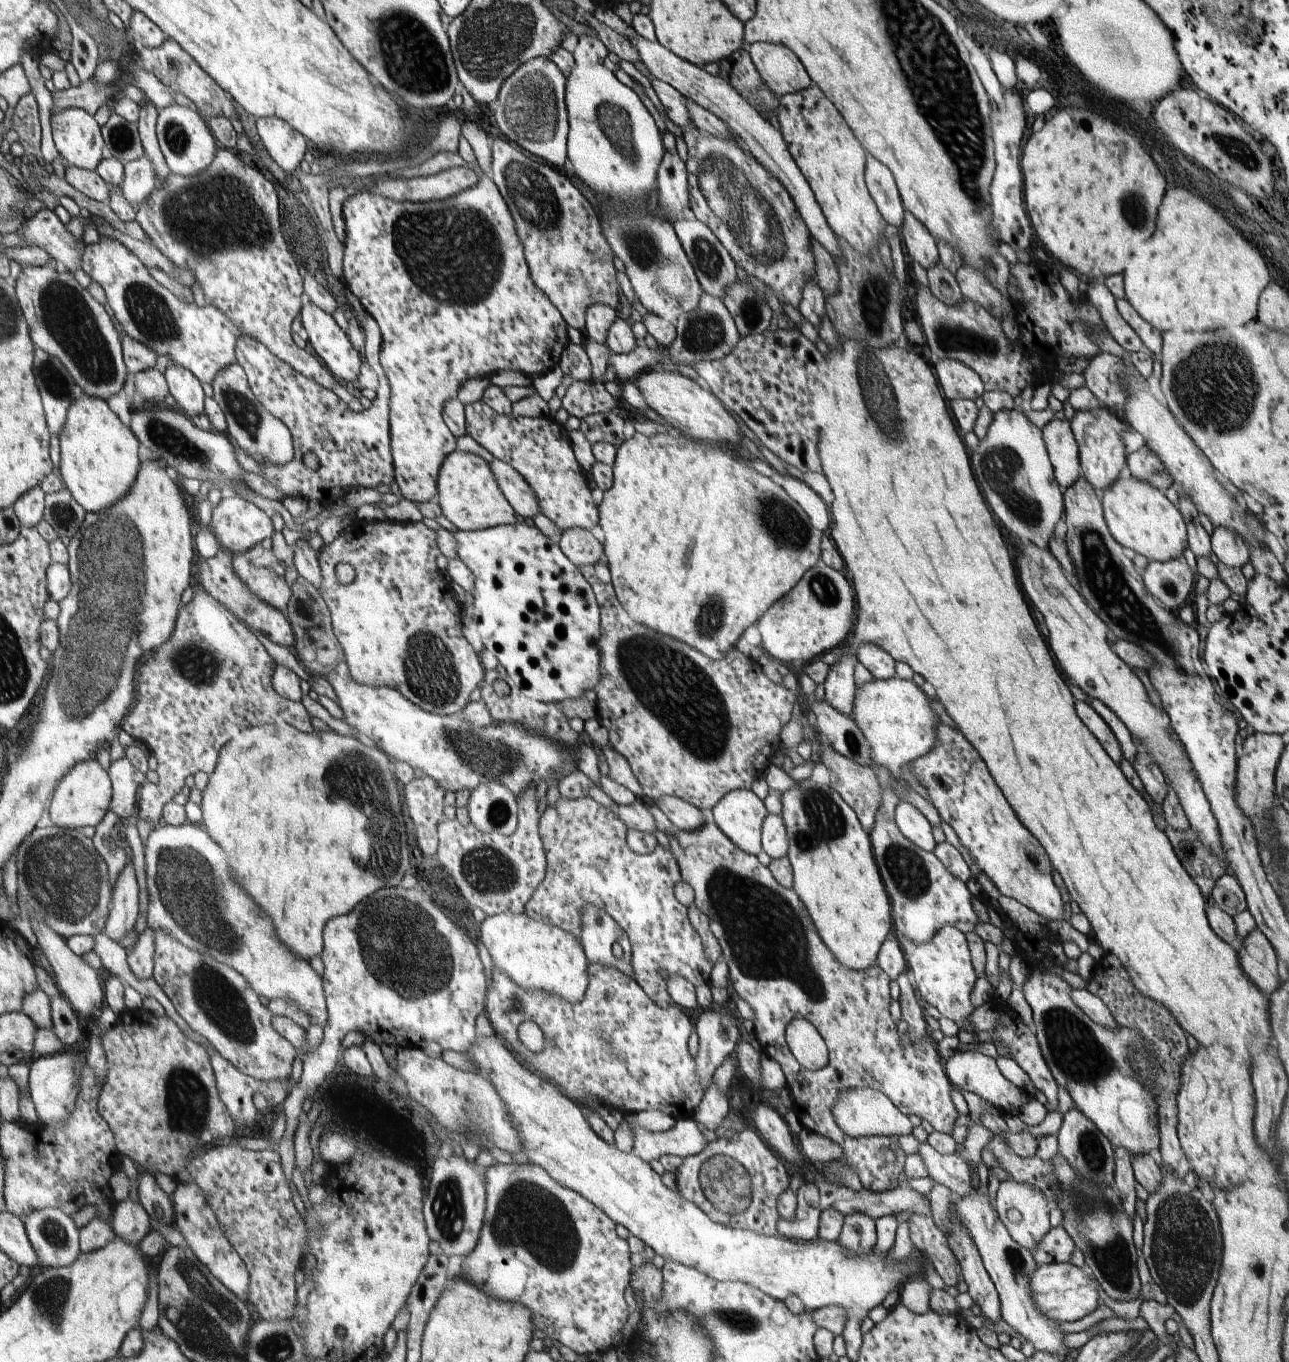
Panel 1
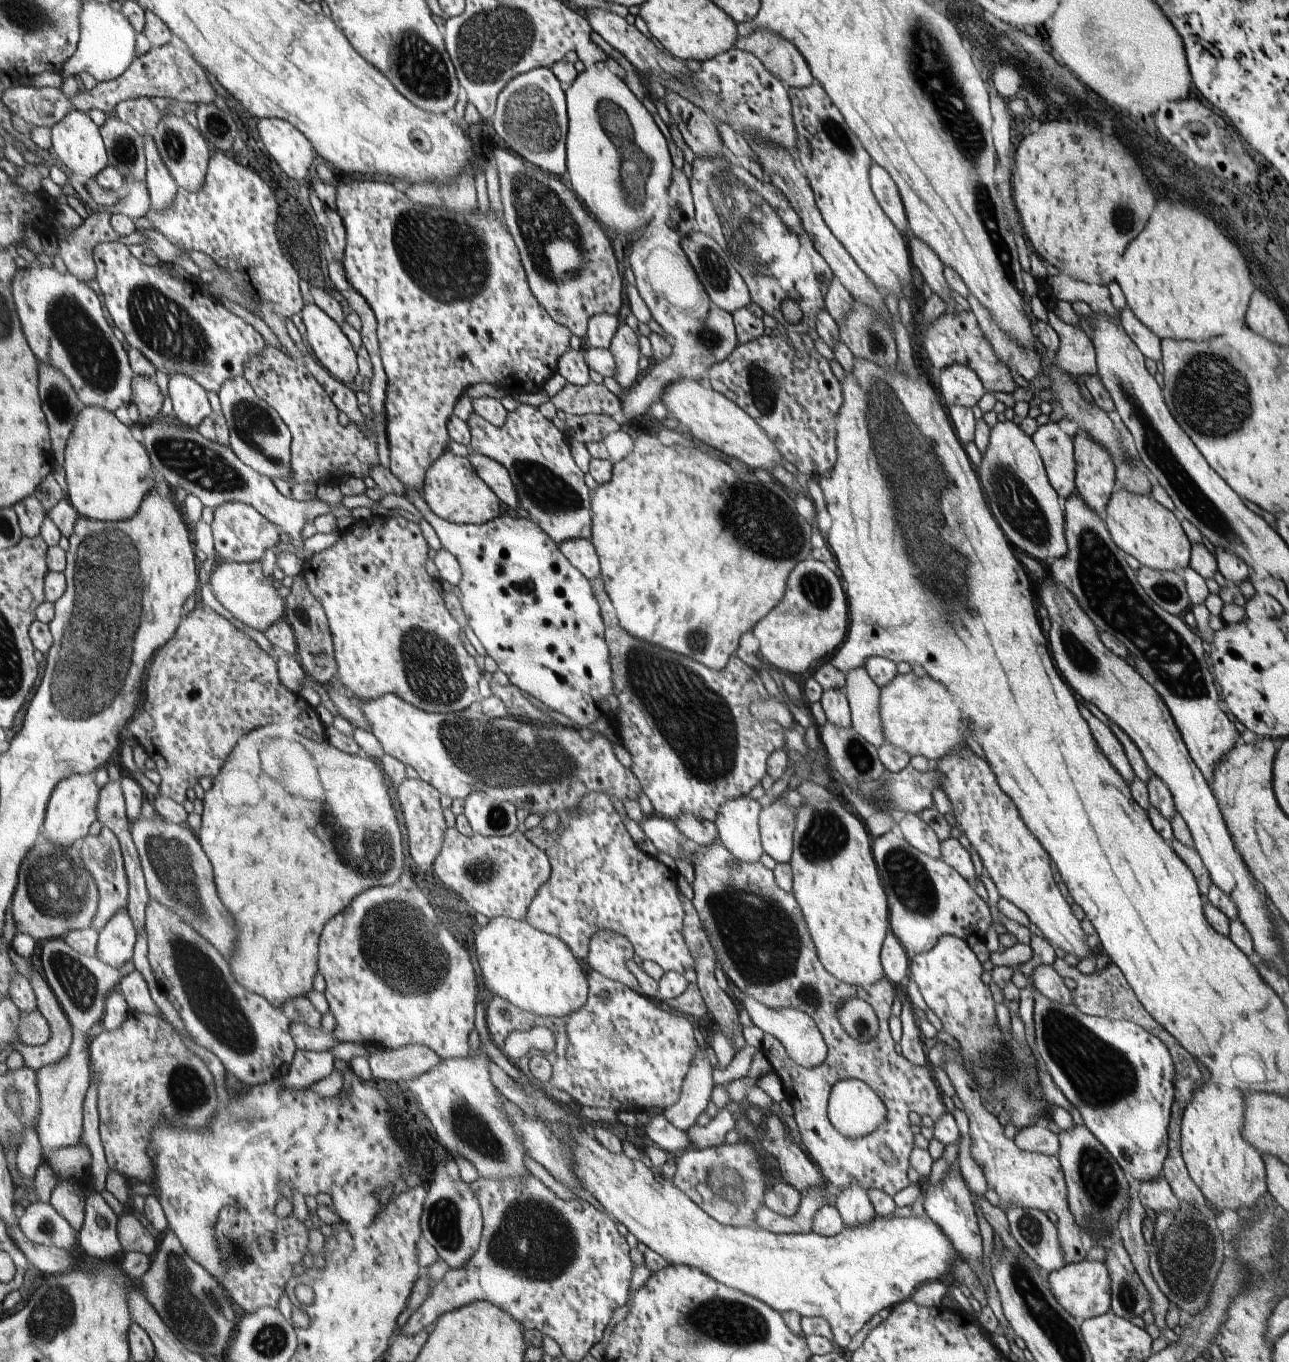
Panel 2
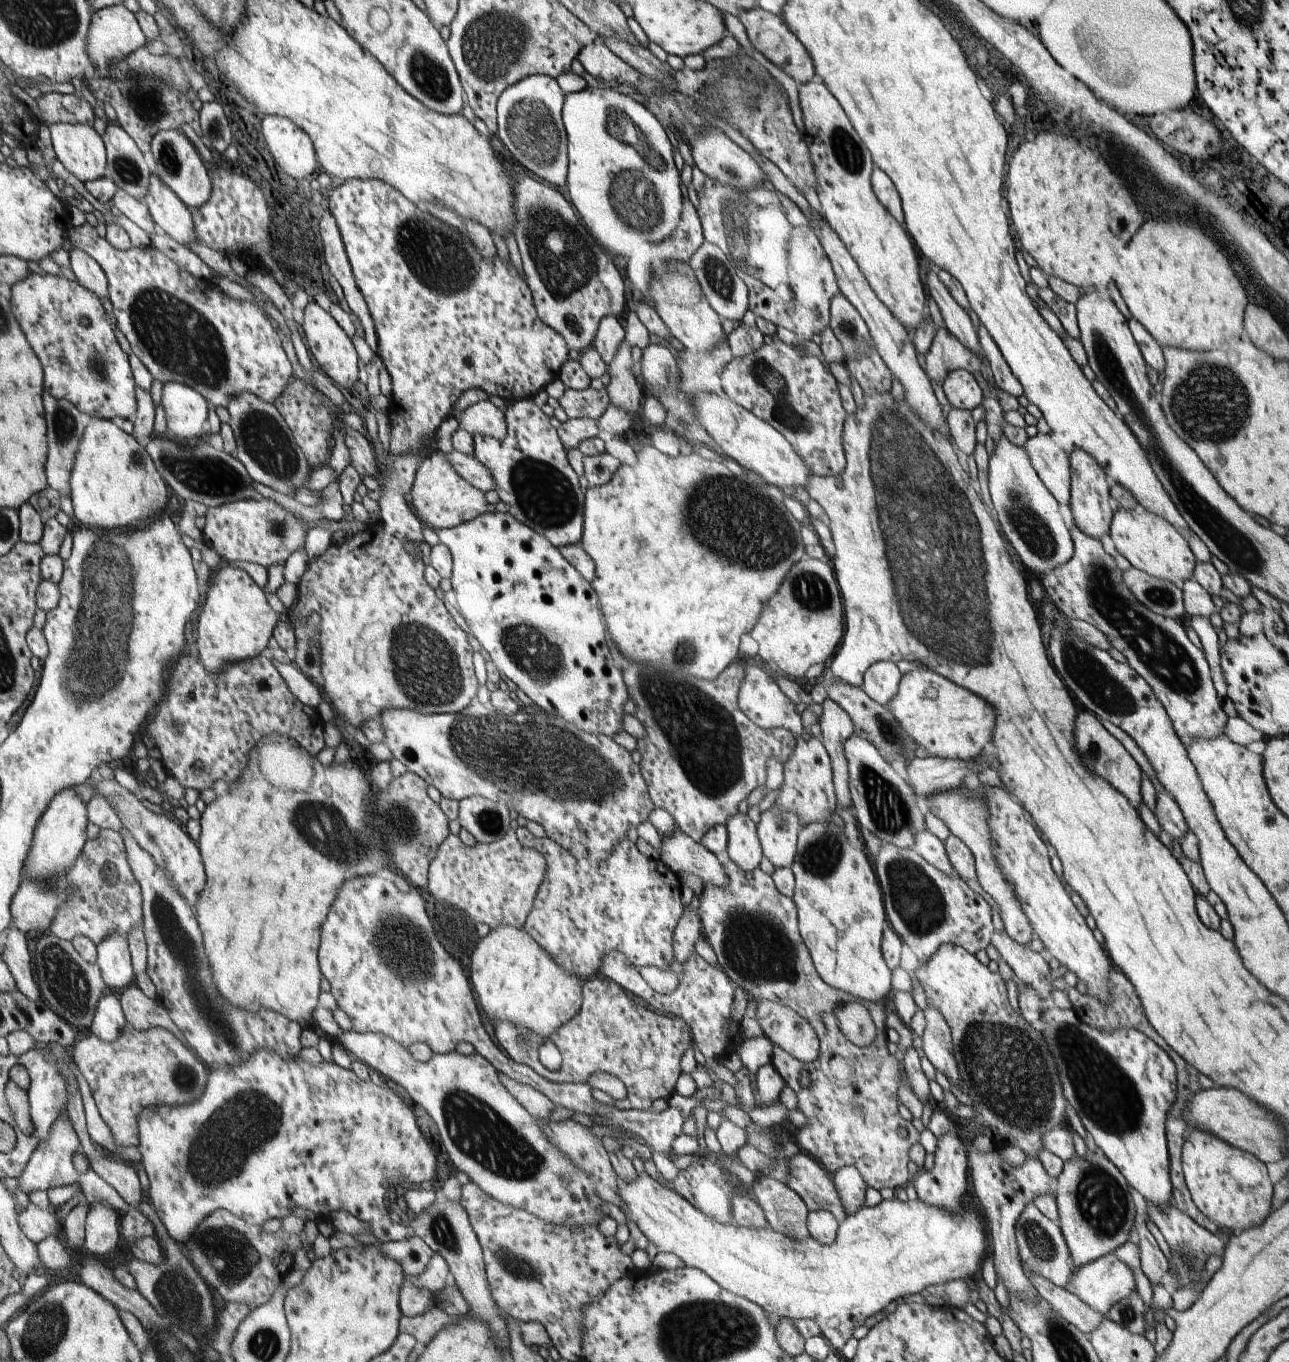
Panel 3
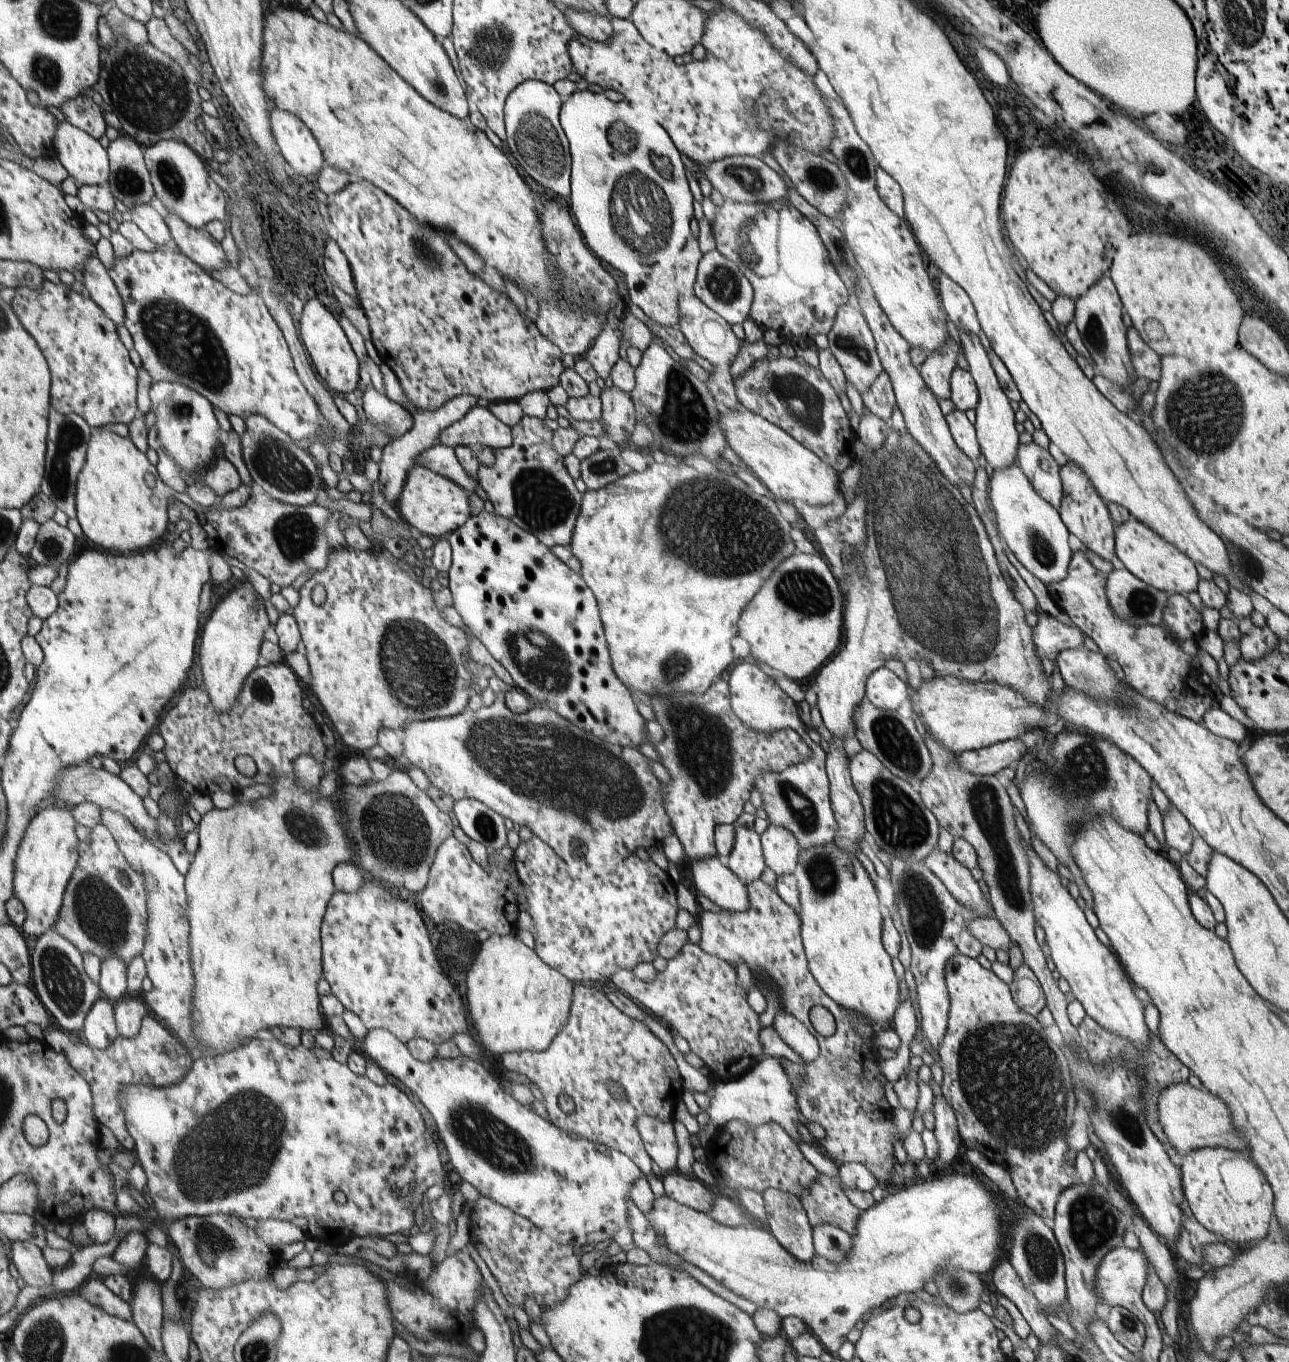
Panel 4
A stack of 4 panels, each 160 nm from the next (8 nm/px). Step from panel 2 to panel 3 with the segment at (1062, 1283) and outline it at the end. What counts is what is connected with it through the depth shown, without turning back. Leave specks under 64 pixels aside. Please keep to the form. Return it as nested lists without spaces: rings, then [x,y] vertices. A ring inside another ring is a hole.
[[[1114,1253],[1102,1255],[1076,1269],[1071,1274],[1070,1284],[1072,1284],[1072,1294],[1080,1298],[1090,1309],[1102,1313],[1104,1316],[1119,1300],[1127,1299],[1136,1290],[1132,1270]]]

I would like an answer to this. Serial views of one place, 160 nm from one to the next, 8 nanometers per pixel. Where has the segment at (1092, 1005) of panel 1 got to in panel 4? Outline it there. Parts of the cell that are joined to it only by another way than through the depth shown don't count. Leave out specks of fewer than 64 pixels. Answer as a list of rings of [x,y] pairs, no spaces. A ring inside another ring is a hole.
[[[978,917],[969,924],[974,938],[996,951],[1008,952],[1013,940],[996,917]]]

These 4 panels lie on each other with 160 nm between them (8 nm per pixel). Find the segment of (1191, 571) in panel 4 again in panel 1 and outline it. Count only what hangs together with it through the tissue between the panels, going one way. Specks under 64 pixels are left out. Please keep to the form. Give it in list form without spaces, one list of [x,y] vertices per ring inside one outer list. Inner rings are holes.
[[[1122,474],[1108,488],[1100,494],[1103,506],[1103,515],[1108,525],[1110,534],[1114,540],[1121,544],[1126,550],[1132,549],[1148,558],[1150,561],[1164,562],[1172,557],[1182,557],[1183,550],[1189,546],[1187,537],[1187,526],[1180,511],[1159,488],[1152,486],[1149,482],[1137,479],[1131,474]]]

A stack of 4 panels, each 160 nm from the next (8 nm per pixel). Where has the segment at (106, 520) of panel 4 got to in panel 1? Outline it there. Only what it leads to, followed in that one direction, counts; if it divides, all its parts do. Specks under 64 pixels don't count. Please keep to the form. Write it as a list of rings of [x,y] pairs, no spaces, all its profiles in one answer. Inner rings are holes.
[[[80,392],[68,407],[64,426],[59,434],[61,461],[58,469],[63,486],[71,492],[76,502],[84,507],[86,513],[95,513],[115,505],[115,502],[120,501],[132,489],[133,482],[137,478],[137,470],[140,469],[138,462],[140,442],[132,434],[133,430],[120,422],[120,418],[110,410],[106,400],[84,392]]]

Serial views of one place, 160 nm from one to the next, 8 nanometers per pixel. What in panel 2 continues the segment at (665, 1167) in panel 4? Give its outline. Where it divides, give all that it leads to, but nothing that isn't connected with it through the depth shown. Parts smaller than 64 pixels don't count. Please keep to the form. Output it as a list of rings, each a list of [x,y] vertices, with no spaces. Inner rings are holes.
[[[707,1050],[698,1051],[693,1060],[693,1066],[685,1077],[685,1086],[681,1098],[676,1105],[663,1111],[663,1115],[678,1129],[684,1132],[696,1123],[700,1113],[706,1111],[709,1105],[714,1081],[712,1081],[712,1066]]]

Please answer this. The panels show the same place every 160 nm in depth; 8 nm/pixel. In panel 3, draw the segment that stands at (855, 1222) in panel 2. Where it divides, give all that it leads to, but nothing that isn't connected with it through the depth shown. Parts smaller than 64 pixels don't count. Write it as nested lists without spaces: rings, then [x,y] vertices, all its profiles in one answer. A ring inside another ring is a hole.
[[[842,1167],[832,1177],[846,1214],[848,1210],[857,1213],[865,1206],[865,1194],[868,1186],[858,1169]]]

